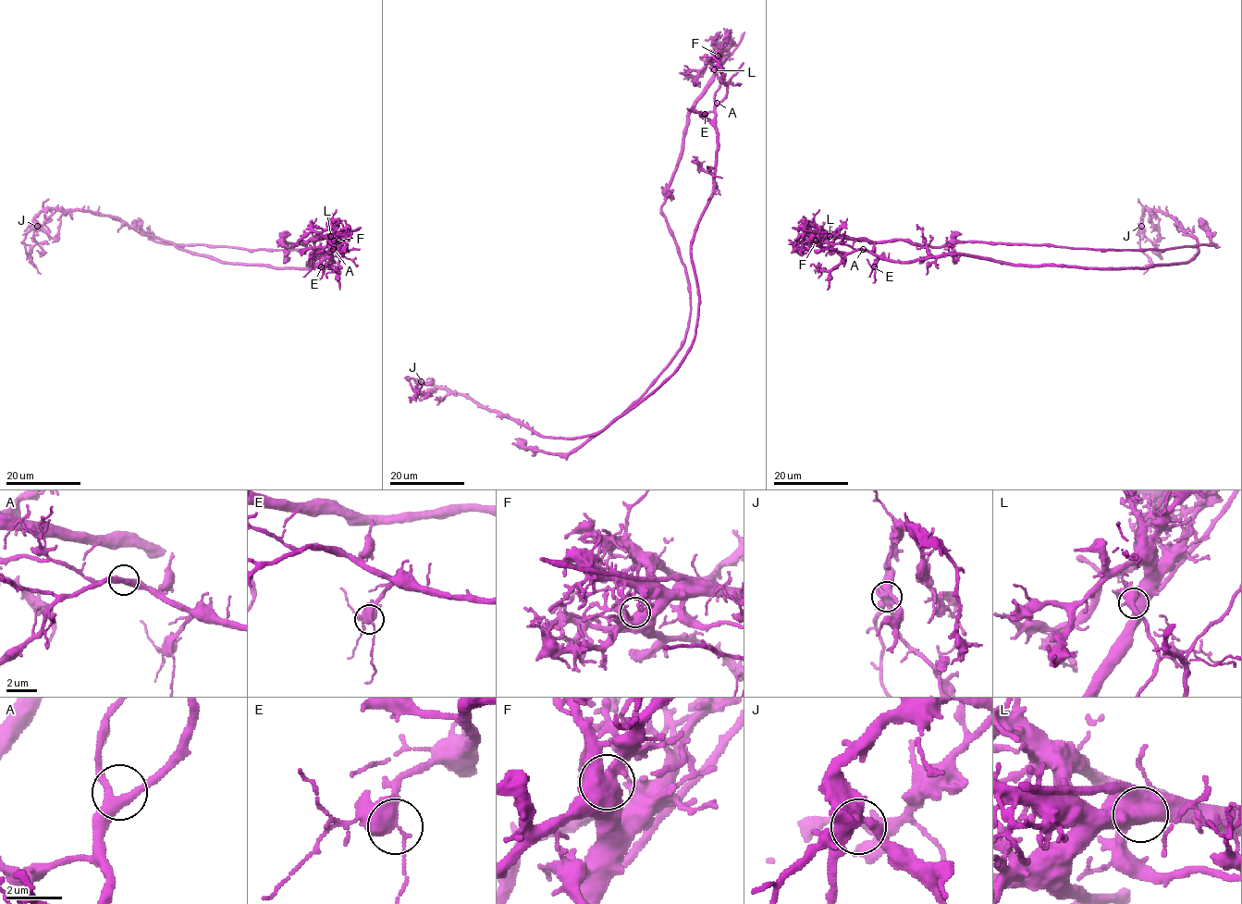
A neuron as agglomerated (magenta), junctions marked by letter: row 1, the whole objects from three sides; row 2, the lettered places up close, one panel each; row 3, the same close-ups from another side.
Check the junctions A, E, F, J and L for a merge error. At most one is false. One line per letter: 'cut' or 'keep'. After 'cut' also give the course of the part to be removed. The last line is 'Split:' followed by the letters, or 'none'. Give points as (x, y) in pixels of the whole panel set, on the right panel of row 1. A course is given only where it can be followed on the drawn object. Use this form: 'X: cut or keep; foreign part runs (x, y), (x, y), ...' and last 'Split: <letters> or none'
A: keep
E: keep
F: keep
J: keep
L: cut; foreign part runs (830, 236), (903, 262), (1187, 262), (1198, 241), (1162, 212), (1141, 218), (1144, 273)
Split: L

